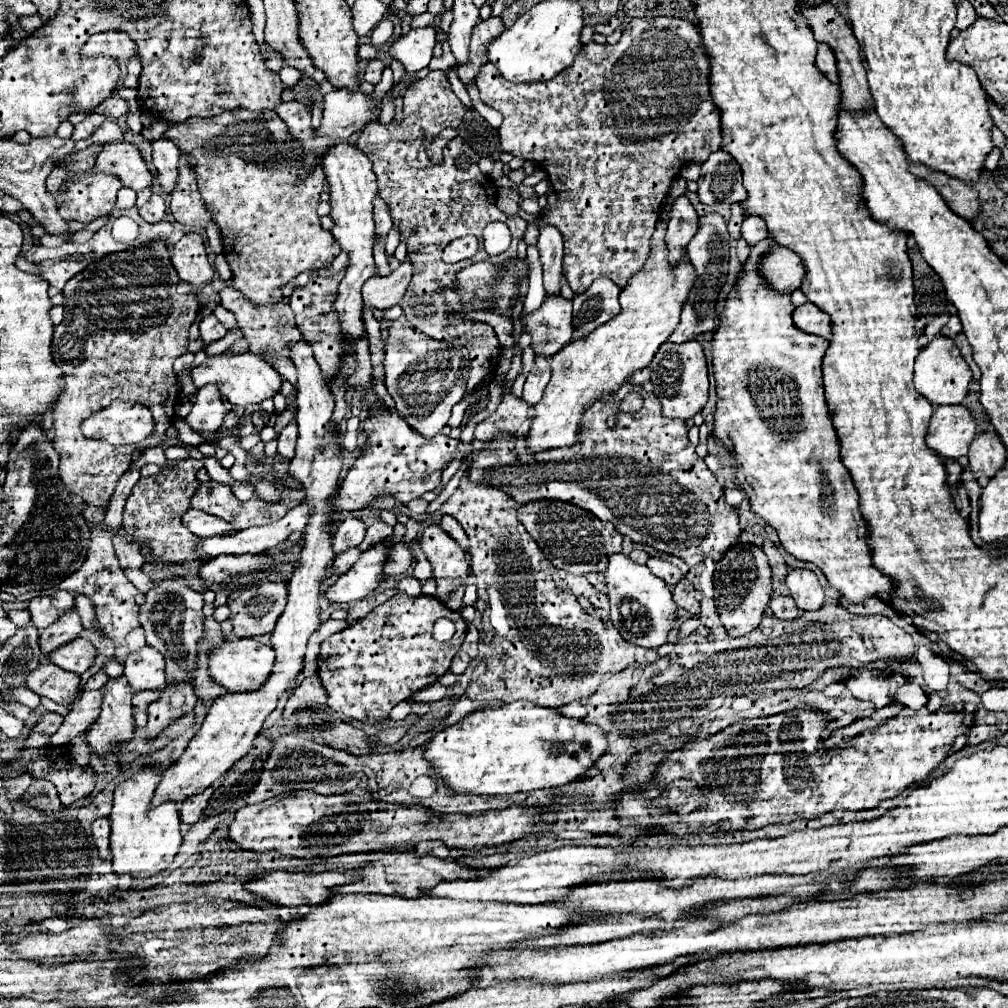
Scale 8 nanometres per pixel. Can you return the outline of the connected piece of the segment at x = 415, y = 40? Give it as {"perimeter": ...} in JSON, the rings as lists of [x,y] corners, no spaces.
{"perimeter":[[[411,28],[407,34],[393,40],[389,54],[403,64],[405,72],[419,72],[431,62],[435,42],[433,28]]]}

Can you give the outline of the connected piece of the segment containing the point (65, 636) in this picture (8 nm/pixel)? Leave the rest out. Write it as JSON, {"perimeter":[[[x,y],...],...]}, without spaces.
{"perimeter":[[[75,610],[65,612],[55,624],[41,630],[41,636],[39,636],[41,654],[49,658],[49,654],[55,652],[55,648],[61,648],[63,644],[69,644],[71,640],[75,640],[81,634],[81,630],[83,626],[81,626],[79,614]]]}

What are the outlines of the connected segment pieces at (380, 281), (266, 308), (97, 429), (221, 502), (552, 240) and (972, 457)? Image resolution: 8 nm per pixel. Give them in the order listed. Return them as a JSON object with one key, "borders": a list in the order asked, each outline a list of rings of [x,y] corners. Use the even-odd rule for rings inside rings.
{"borders":[[[[407,258],[387,278],[371,278],[365,282],[363,286],[365,306],[375,308],[375,310],[387,310],[395,306],[403,298],[409,280],[411,280],[411,262]]],[[[225,286],[221,290],[221,304],[235,314],[237,326],[243,332],[244,338],[247,338],[253,354],[279,354],[279,356],[289,356],[287,344],[291,340],[299,340],[301,338],[301,332],[295,326],[295,318],[293,318],[291,306],[285,304],[285,302],[255,306],[239,290],[235,290],[231,286]]],[[[119,400],[113,402],[107,410],[93,414],[91,418],[87,418],[81,424],[81,430],[87,438],[105,440],[105,442],[113,442],[113,444],[137,444],[137,442],[145,440],[153,432],[153,428],[155,428],[153,416],[145,406],[141,406],[137,402],[119,402]]],[[[209,480],[209,482],[201,484],[199,490],[197,490],[197,494],[193,496],[193,508],[205,510],[207,514],[213,514],[213,516],[219,516],[219,518],[227,520],[229,524],[233,524],[235,528],[249,528],[249,526],[257,526],[257,524],[269,524],[269,522],[279,520],[283,514],[287,514],[287,510],[291,510],[293,506],[297,506],[297,504],[303,502],[303,492],[285,488],[285,486],[281,486],[277,480],[271,480],[271,482],[283,492],[283,500],[281,500],[279,504],[263,502],[263,500],[259,500],[257,496],[253,496],[249,502],[239,502],[227,484],[219,484],[219,482],[215,482],[215,480]]],[[[541,222],[539,226],[539,254],[543,264],[543,286],[547,296],[561,294],[561,264],[563,264],[563,236],[557,228]]],[[[995,432],[979,434],[969,446],[969,468],[977,482],[991,480],[1007,462],[1007,448]]]]}

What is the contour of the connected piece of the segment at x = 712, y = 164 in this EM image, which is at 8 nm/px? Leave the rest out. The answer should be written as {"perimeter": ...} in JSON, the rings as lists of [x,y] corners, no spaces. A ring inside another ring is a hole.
{"perimeter":[[[717,150],[709,156],[709,160],[701,166],[699,184],[699,200],[703,204],[717,204],[717,202],[743,202],[747,192],[741,182],[741,168],[739,164],[723,150]]]}

